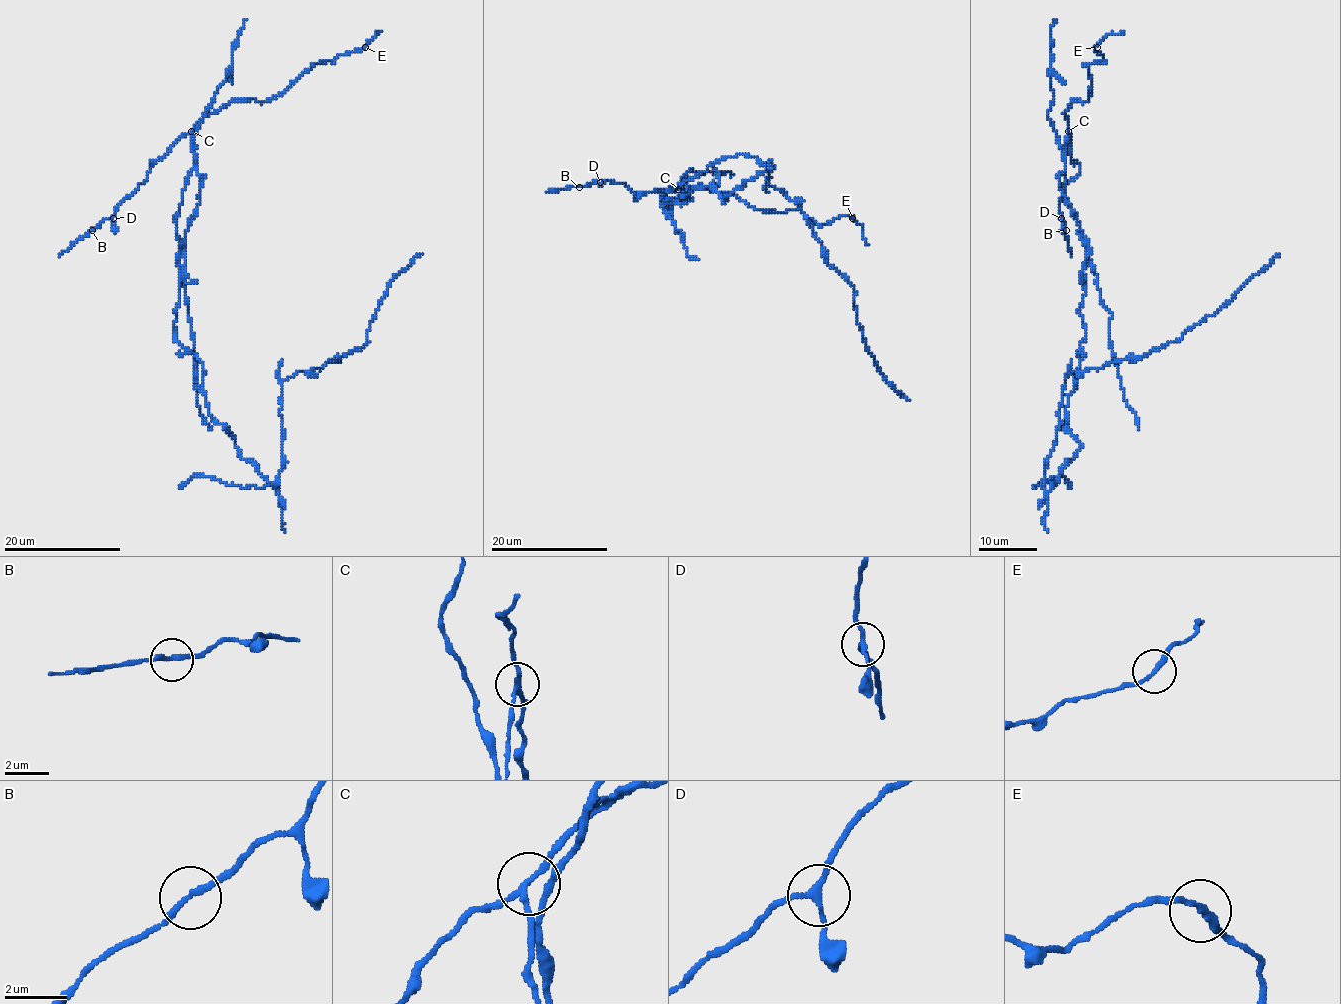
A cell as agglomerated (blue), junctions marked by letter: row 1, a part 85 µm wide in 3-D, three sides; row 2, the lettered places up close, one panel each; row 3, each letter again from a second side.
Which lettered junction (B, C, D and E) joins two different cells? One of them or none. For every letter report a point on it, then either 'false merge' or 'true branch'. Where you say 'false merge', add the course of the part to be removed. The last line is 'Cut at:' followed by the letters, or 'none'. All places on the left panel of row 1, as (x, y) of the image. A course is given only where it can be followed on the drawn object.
B: place (92, 230); true branch
C: place (191, 131); false merge; course (192, 131), (174, 338), (202, 364), (208, 414), (280, 493), (282, 382), (360, 350), (386, 287), (422, 253)
D: place (113, 218); true branch
E: place (365, 47); true branch
Cut at: C

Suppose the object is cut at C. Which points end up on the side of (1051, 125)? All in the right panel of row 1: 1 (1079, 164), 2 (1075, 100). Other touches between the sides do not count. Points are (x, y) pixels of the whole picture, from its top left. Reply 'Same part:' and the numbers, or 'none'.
Same part: none

